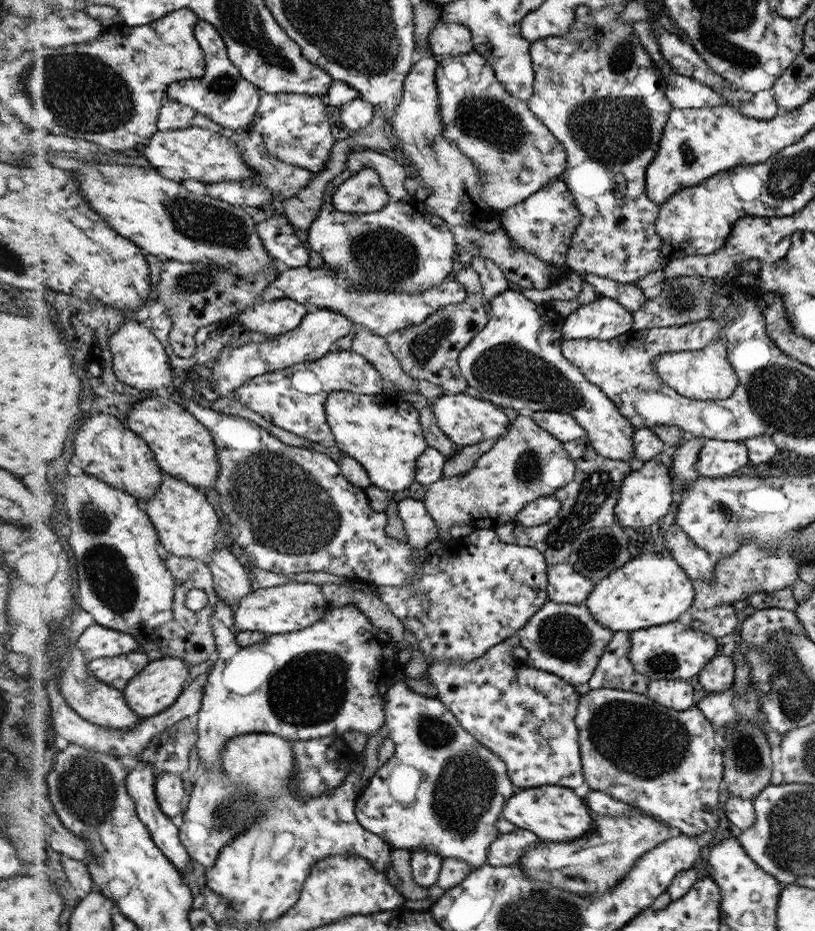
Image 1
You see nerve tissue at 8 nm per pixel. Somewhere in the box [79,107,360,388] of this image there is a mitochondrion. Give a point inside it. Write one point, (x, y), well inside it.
(208, 224)

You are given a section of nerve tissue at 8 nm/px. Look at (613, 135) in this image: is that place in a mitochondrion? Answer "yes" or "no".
yes

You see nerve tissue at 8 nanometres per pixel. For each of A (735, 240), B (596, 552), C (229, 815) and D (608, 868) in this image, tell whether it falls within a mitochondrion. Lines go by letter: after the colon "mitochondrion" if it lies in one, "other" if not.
A: other
B: mitochondrion
C: mitochondrion
D: mitochondrion

